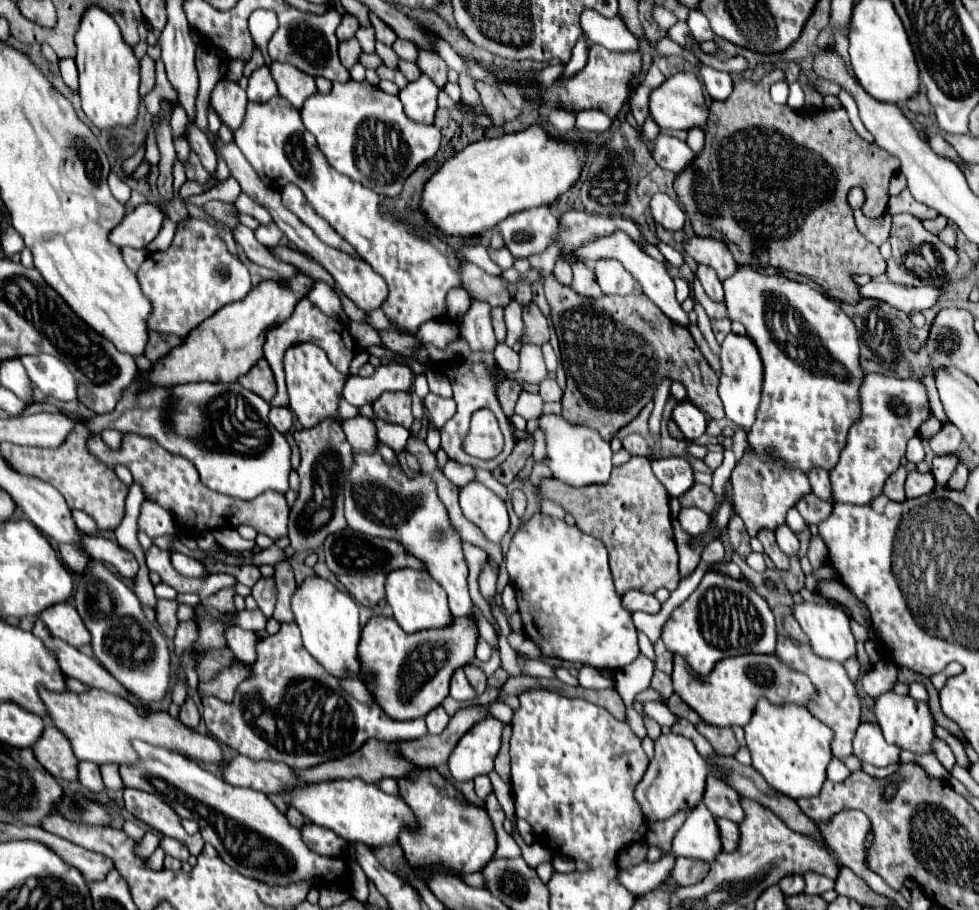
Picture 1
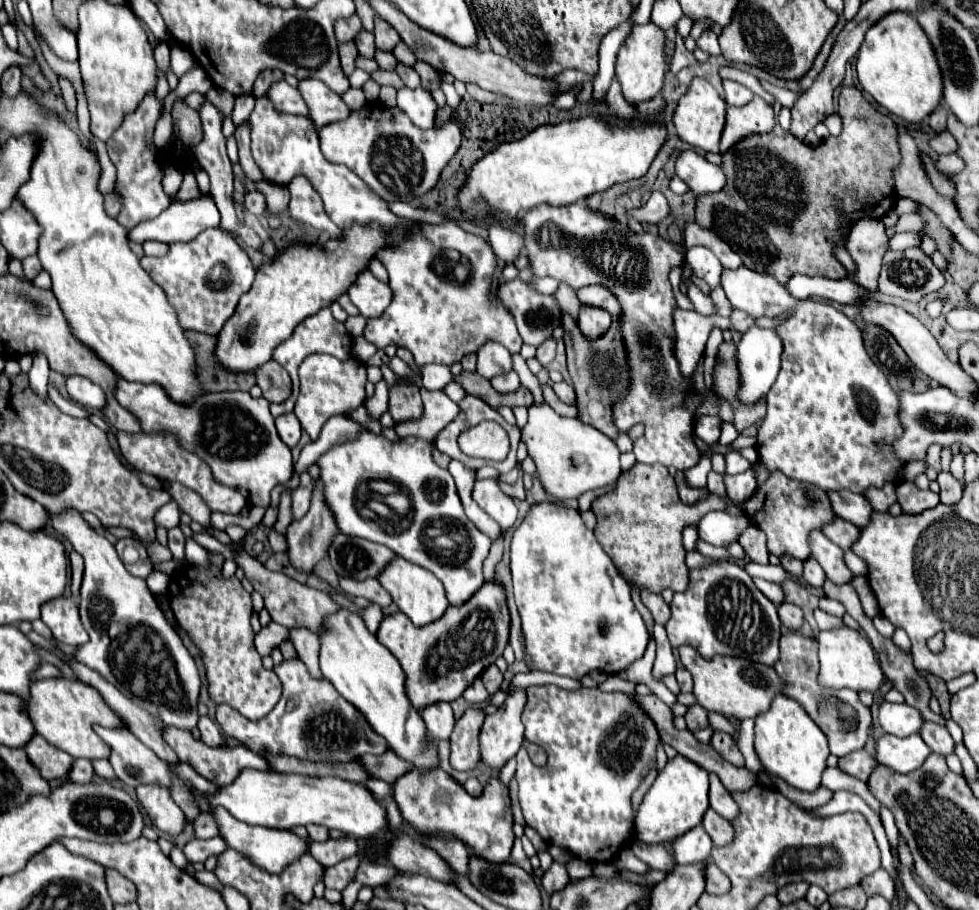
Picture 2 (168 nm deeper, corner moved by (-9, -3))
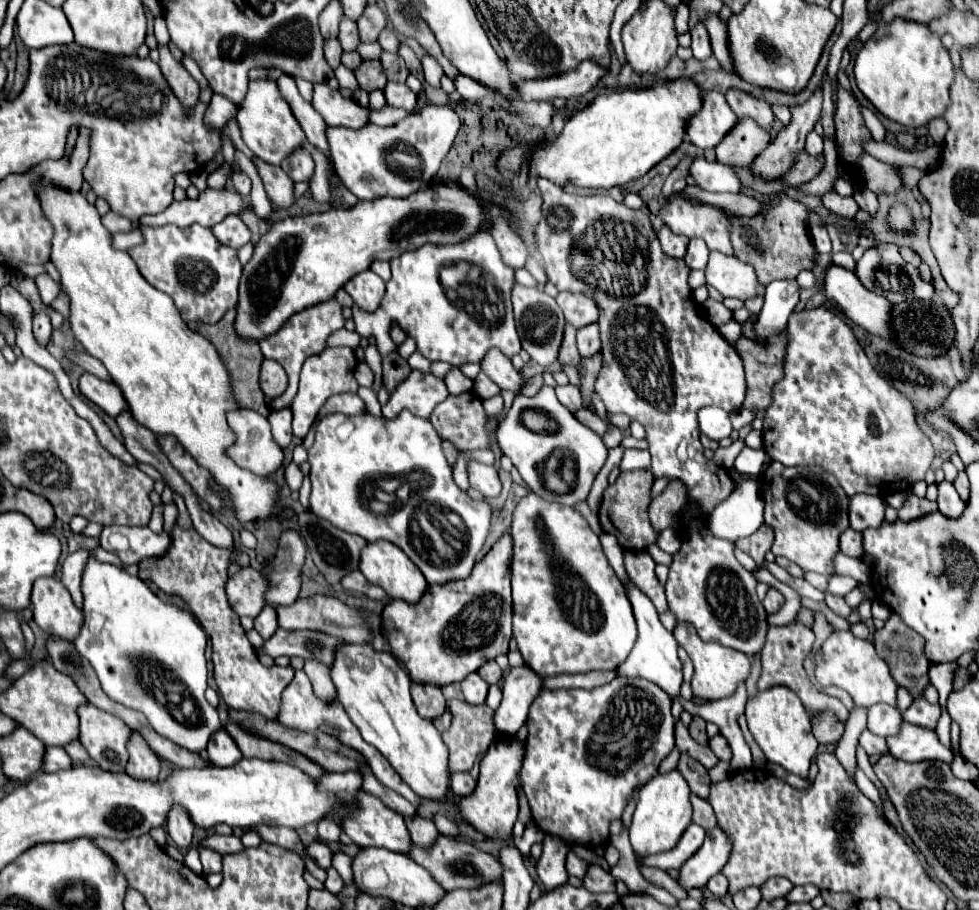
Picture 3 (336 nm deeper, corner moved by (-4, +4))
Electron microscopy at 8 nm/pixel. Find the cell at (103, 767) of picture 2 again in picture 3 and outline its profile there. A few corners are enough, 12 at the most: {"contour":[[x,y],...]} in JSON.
{"contour":[[79,741],[65,747],[73,763],[89,763],[91,757]]}

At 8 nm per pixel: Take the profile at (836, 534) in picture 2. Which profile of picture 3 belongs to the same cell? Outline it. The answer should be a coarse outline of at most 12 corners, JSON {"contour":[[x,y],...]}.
{"contour":[[847,529],[839,549],[849,557],[863,555],[861,533]]}

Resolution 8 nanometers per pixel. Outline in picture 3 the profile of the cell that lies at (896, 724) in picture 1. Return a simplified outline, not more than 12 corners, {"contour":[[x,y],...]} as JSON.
{"contour":[[885,703],[869,707],[867,729],[875,735],[897,735],[903,715]]}

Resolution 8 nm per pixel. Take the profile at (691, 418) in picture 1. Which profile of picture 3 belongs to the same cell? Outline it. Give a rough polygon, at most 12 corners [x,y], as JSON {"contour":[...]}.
{"contour":[[723,409],[699,411],[701,433],[713,441],[731,435],[731,421]]}

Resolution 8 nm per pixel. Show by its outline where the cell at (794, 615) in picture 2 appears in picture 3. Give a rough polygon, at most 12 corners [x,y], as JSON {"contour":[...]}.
{"contour":[[769,589],[763,601],[767,613],[777,613],[785,603],[777,589]]}

